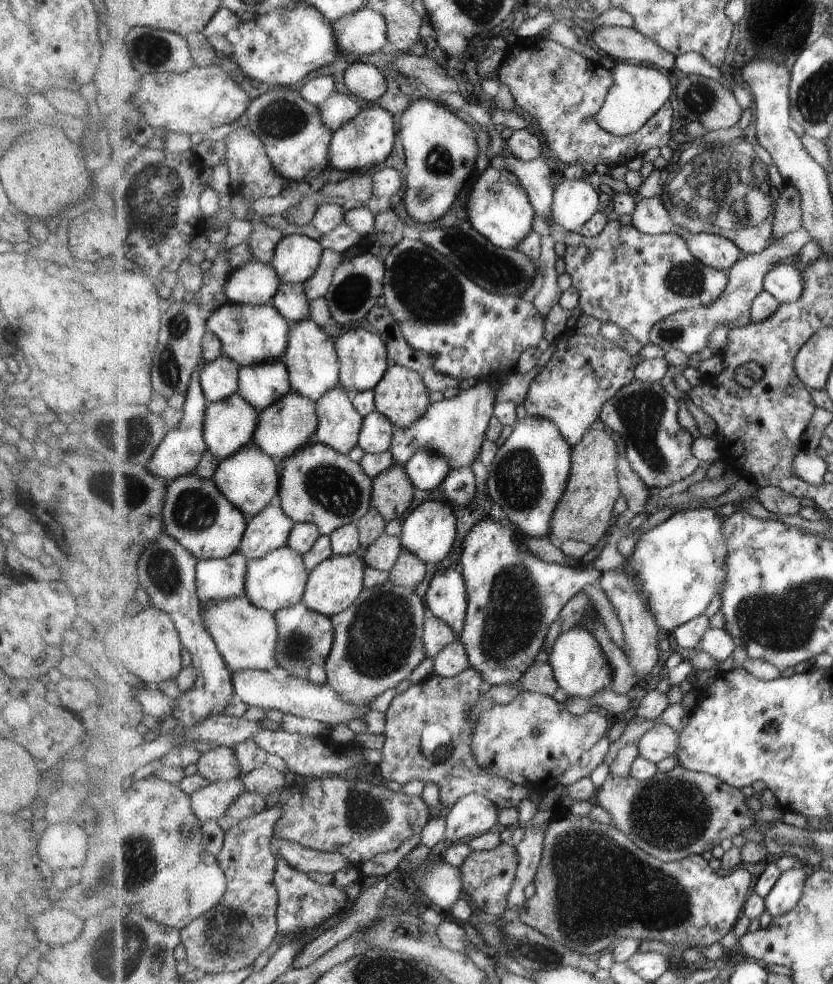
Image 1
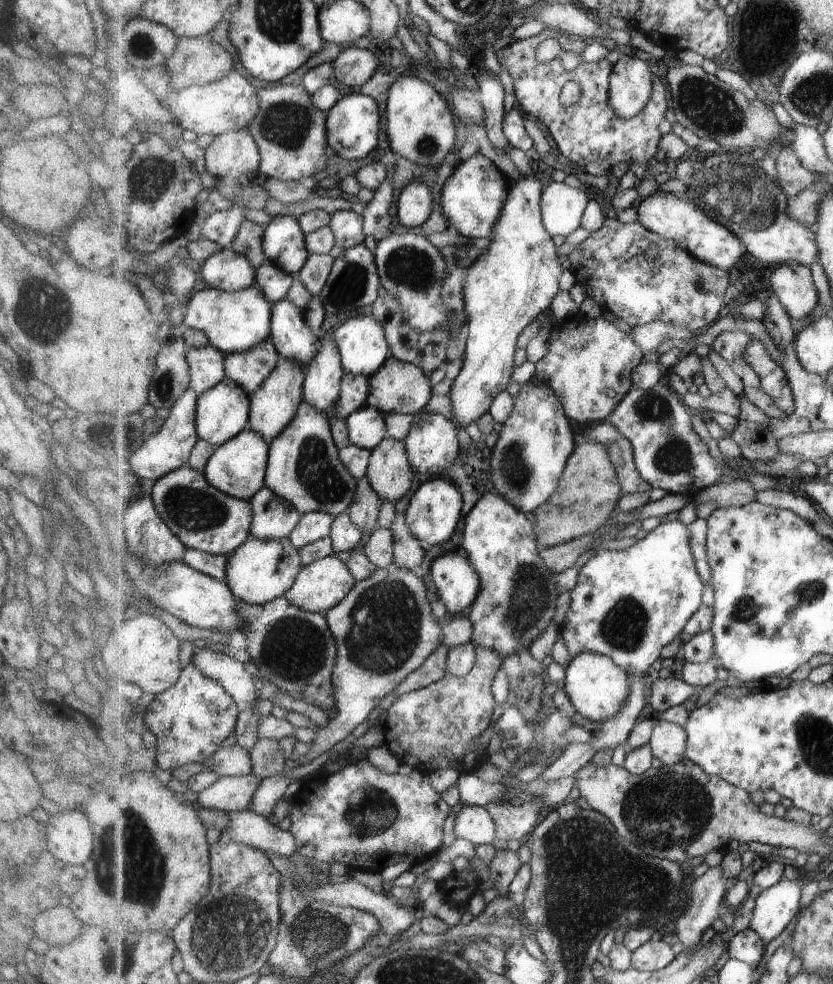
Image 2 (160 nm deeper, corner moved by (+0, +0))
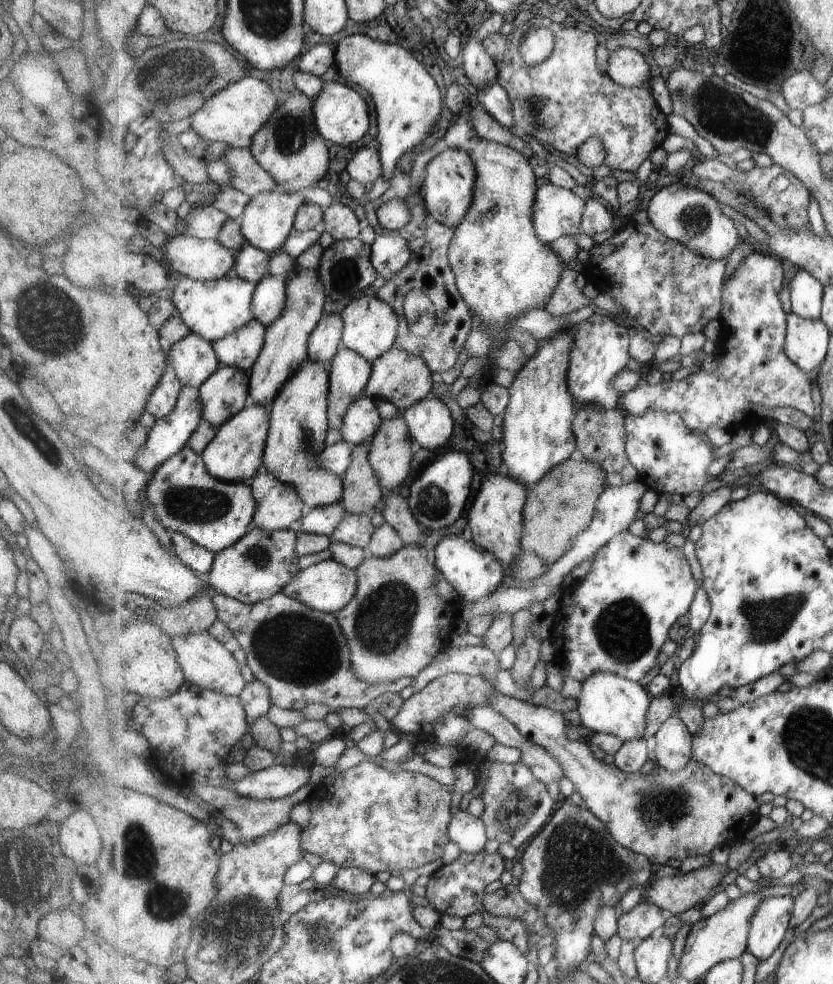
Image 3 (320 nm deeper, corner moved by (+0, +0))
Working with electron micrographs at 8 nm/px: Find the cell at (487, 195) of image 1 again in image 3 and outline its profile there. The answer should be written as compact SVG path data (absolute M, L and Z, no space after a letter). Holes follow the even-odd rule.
M447 147L432 161L426 164L426 177L424 178L423 201L427 212L435 220L446 224L455 230L470 206L474 203L474 190L477 189L477 169L474 167L474 160L467 151L462 151L453 147Z

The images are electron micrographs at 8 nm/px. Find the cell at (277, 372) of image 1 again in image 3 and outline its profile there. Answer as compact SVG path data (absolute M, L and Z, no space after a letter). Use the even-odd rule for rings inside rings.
M255 319L241 331L216 340L213 343L214 349L222 364L239 367L250 374L266 346L266 334L267 327Z

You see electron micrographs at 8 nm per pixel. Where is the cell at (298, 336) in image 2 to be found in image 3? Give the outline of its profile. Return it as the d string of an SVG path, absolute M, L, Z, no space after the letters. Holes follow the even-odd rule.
M277 275L262 278L254 292L254 313L265 325L271 324L283 312L287 300L286 280Z

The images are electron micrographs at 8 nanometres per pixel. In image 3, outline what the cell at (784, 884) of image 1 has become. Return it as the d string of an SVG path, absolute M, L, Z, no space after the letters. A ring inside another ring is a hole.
M794 896L764 898L751 919L747 951L759 961L771 958L783 944L796 906Z

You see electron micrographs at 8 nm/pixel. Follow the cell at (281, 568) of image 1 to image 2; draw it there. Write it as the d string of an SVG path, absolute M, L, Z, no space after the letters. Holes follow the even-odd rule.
M251 536L232 555L229 556L228 576L225 580L233 594L239 600L252 605L270 603L284 596L294 586L299 572L304 567L299 549L289 537L277 540L265 540Z

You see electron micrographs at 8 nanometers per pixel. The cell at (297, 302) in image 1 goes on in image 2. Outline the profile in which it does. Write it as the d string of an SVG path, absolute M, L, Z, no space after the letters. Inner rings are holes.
M271 262L262 264L256 273L258 278L255 279L254 285L263 289L265 296L271 302L288 296L292 280L295 278L293 274L284 271Z

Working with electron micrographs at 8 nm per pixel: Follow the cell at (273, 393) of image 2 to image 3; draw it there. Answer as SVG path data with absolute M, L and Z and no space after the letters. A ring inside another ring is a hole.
M303 269L286 282L287 300L283 312L268 324L266 346L250 375L251 403L267 408L277 400L291 376L306 362L311 333L318 327L325 312L326 285L316 270Z

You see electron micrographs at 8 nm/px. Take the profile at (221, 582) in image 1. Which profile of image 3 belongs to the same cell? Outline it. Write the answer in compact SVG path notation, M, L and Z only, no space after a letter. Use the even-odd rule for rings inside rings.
M177 531L173 532L173 546L176 556L191 570L204 577L210 573L211 567L214 566L216 553L199 546L188 536Z

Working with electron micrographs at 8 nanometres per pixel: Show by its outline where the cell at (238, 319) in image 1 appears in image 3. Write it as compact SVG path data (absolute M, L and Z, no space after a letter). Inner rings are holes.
M235 274L208 281L177 276L176 281L177 284L169 291L168 297L192 332L200 334L212 343L241 331L243 327L258 319L253 308L257 287L254 282L239 278Z

